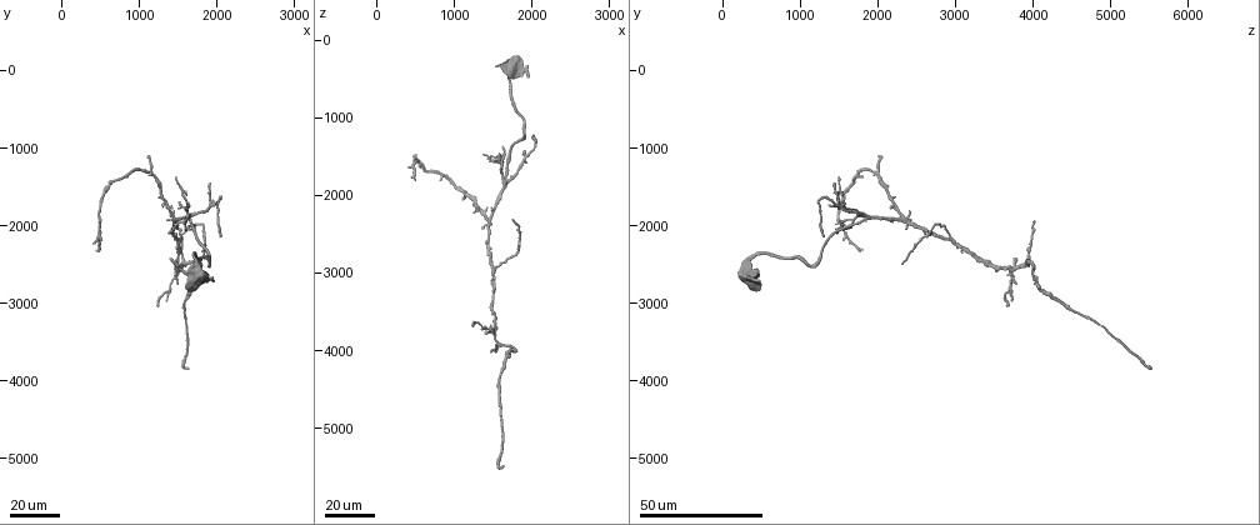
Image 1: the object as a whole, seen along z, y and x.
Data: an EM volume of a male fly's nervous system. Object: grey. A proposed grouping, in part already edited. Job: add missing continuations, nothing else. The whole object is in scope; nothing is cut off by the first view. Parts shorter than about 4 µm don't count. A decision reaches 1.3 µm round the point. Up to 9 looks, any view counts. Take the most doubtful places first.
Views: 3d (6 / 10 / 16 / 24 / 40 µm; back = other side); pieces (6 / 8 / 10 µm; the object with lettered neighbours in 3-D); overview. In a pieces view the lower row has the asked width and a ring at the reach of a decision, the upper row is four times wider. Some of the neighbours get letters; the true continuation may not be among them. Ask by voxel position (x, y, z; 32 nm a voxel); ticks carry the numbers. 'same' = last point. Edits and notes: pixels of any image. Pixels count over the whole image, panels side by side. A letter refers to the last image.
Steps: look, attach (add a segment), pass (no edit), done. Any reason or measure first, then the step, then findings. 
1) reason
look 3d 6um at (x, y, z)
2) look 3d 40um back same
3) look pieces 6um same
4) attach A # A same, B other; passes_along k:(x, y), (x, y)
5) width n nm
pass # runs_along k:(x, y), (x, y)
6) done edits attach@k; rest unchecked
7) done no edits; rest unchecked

look 3d 24um at (1750, 2500, 2300)

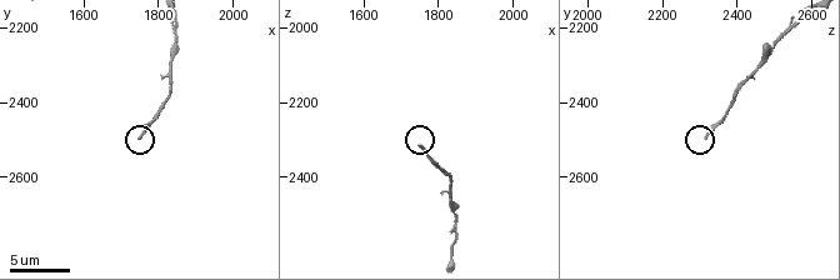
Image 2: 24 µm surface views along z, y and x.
see the neighbours
look pieces 6um at (1750, 2500, 2310)

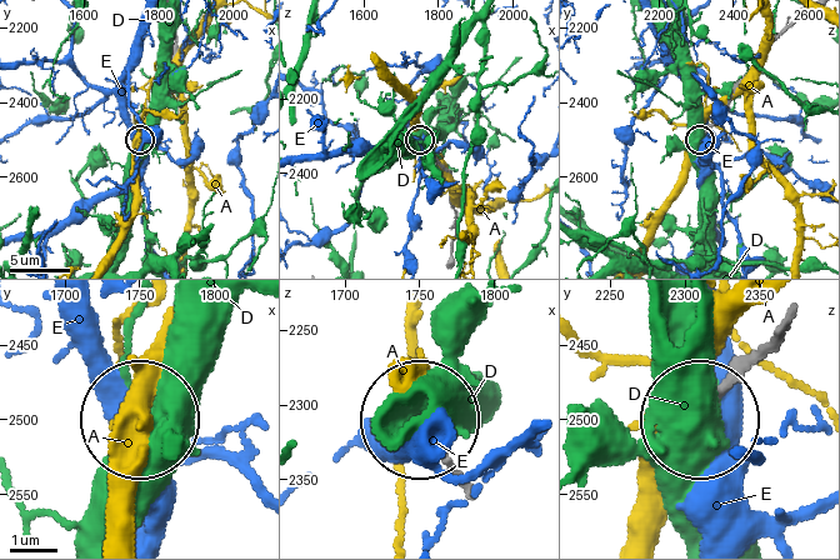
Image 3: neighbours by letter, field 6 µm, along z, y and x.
pass # A other, D other, E other; no lettered segment goes on from it

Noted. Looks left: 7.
free end
look 3d 24um at (1650, 2050, 1450)

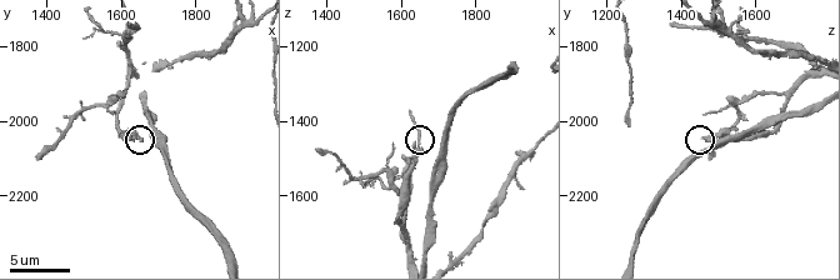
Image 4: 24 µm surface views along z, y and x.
look pieces 8um at (1640, 2050, 1460)

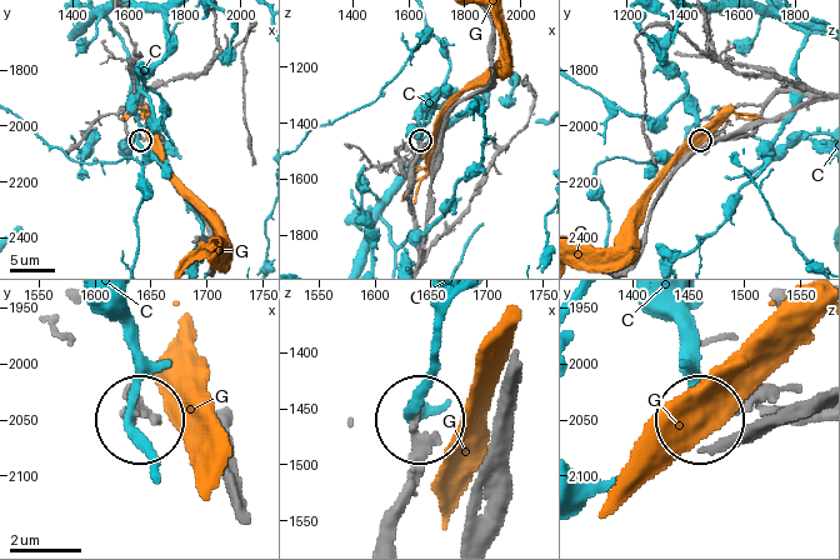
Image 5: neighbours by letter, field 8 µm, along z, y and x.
pass # C other, G other; no lettered segment goes on from it

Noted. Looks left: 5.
end of a long branch
look 3d 24um at (1600, 3850, 5550)

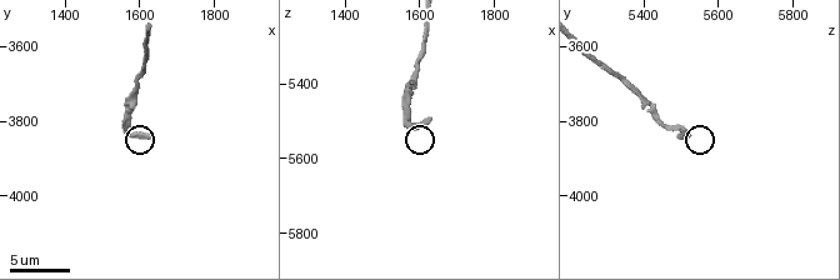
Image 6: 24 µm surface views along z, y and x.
look pieces 8um at (1630, 3840, 5490)

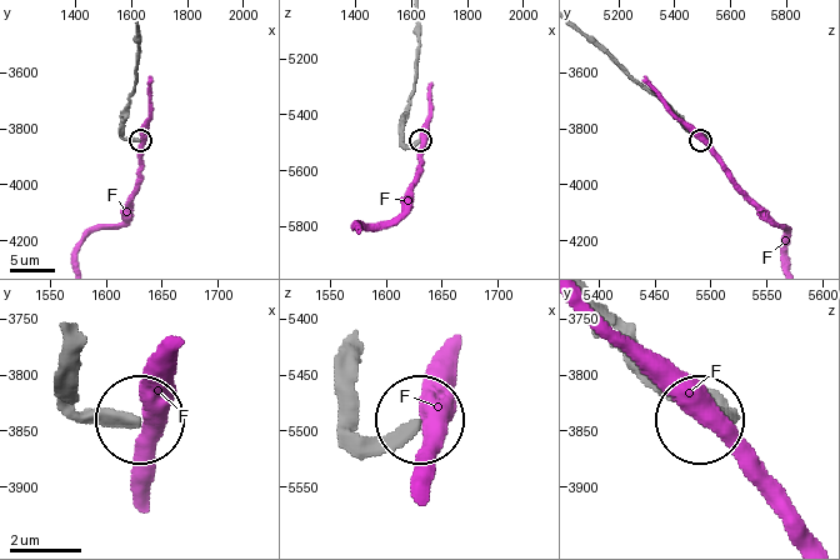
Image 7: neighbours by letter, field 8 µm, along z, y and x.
pass # F other; runs_along 7:(415, 28), (418, 76), (404, 139), (419, 140); no lettered segment goes on from it

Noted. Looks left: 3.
tapers out
look 3d 40um at (1300, 1700, 2150)

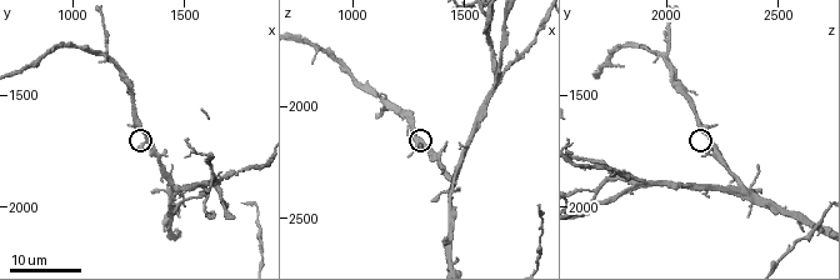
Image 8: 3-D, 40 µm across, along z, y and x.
look pieces 6um at (1300, 1760, 2160)

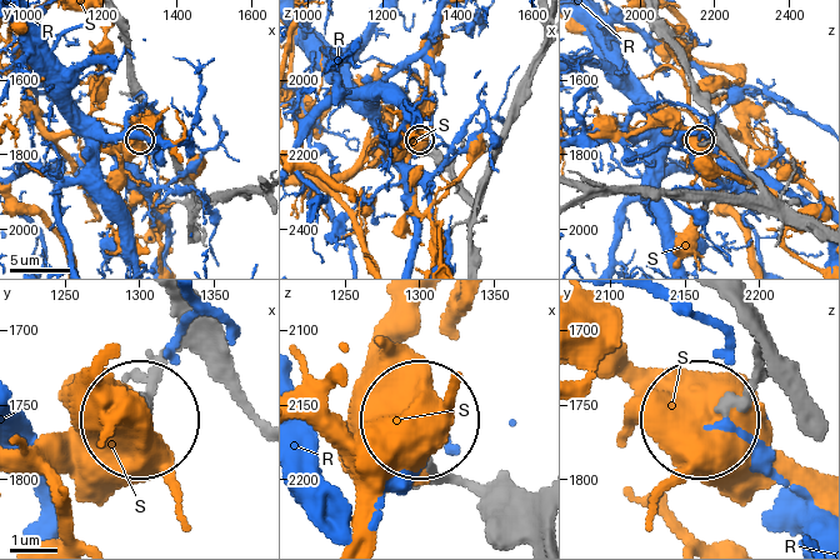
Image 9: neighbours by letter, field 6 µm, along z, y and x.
width 190 nm
pass # R other, S other; none of them fits

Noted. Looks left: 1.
done no edits; rest unchecked

